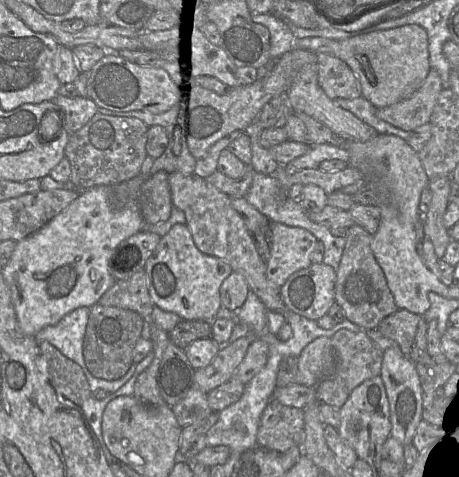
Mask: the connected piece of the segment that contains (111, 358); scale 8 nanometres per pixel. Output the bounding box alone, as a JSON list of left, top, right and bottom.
[83,303,144,381]

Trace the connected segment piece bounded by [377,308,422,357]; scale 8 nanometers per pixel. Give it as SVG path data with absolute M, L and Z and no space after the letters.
M398 308L380 322L377 330L384 337L395 341L401 352L409 357L421 318L421 315L417 315L407 309Z

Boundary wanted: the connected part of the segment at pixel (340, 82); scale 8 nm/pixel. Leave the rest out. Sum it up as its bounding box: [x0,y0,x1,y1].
[315,53,361,99]

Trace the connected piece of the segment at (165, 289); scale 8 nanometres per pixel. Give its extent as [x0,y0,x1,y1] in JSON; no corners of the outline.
[144,223,233,322]

